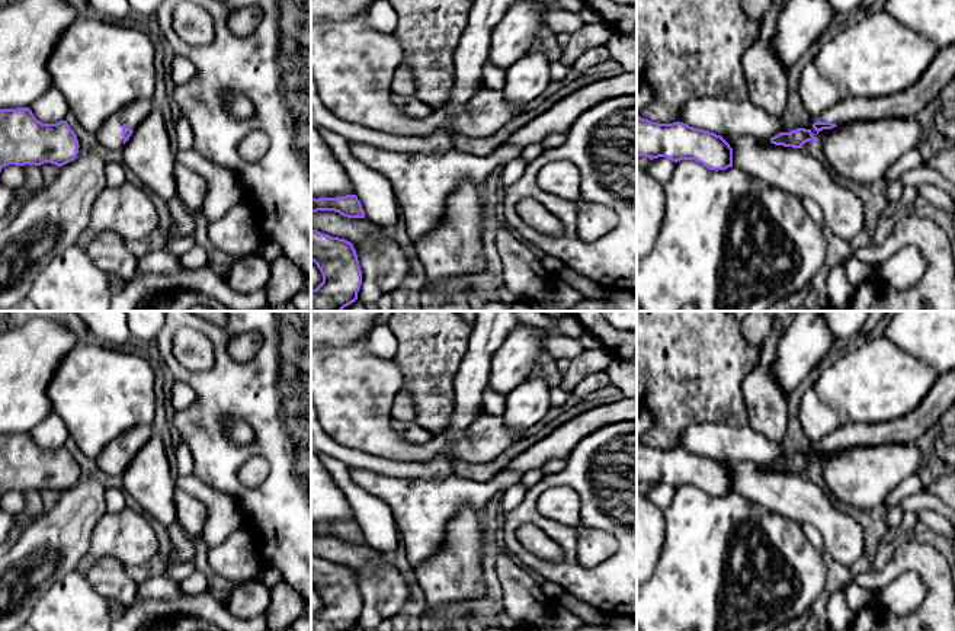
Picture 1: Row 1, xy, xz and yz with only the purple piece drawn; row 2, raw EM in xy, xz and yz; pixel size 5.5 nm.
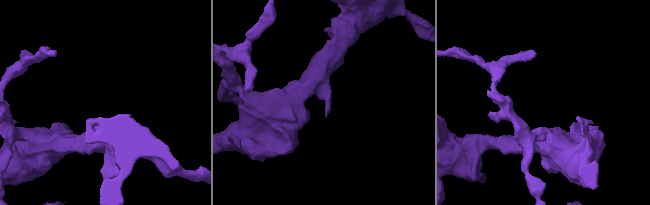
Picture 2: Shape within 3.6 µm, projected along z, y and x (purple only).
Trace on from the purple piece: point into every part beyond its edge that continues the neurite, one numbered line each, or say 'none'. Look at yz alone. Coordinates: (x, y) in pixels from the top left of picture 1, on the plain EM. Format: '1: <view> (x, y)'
1: yz (909, 429)

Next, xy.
1: xy (109, 461)

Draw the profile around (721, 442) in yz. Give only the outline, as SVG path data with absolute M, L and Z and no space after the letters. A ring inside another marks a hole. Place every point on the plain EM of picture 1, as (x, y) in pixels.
M695 425L686 427L679 448L717 461L751 461L772 464L783 457L783 445L749 426Z

